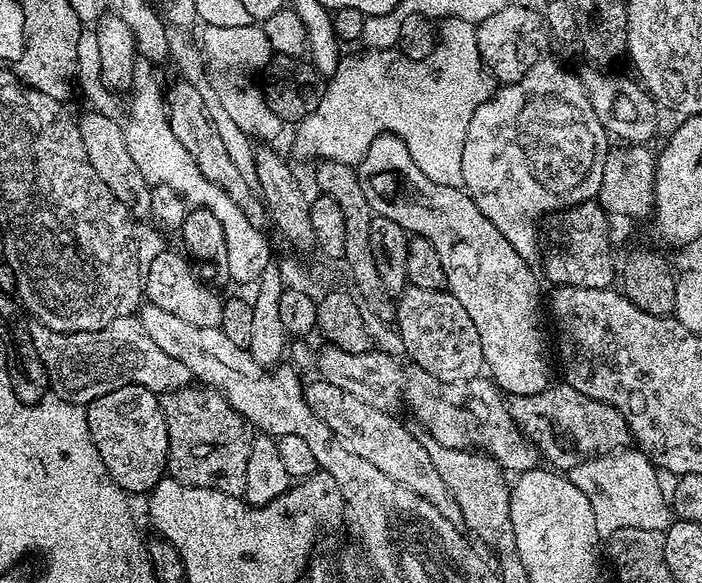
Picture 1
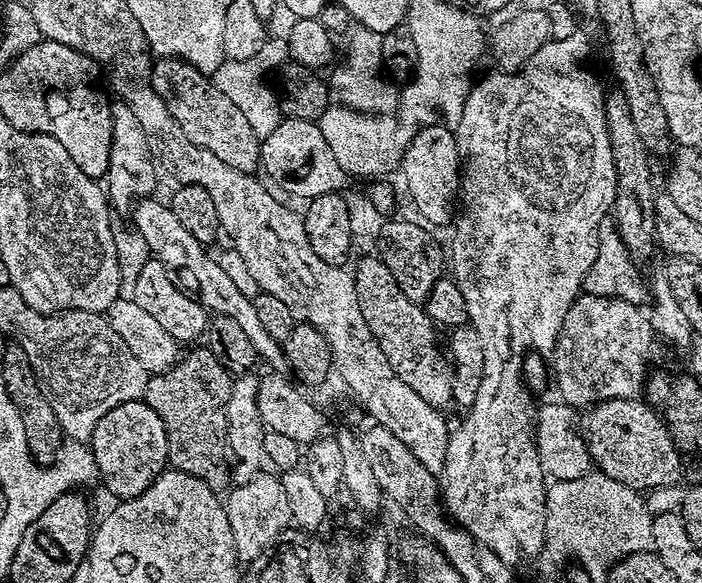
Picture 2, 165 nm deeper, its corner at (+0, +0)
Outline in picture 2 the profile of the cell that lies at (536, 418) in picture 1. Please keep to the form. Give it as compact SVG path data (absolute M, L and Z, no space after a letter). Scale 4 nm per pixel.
M643 399L606 400L594 404L587 409L578 420L578 427L584 440L588 443L588 452L592 463L604 475L614 478L614 482L622 482L622 486L630 486L637 490L644 488L660 488L663 484L672 484L680 472L682 453L672 441L672 435L661 413Z

